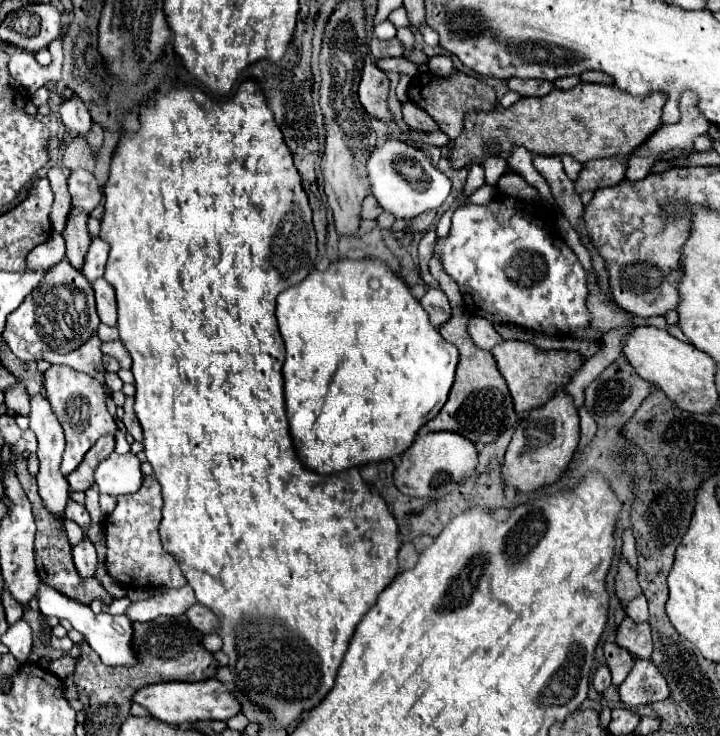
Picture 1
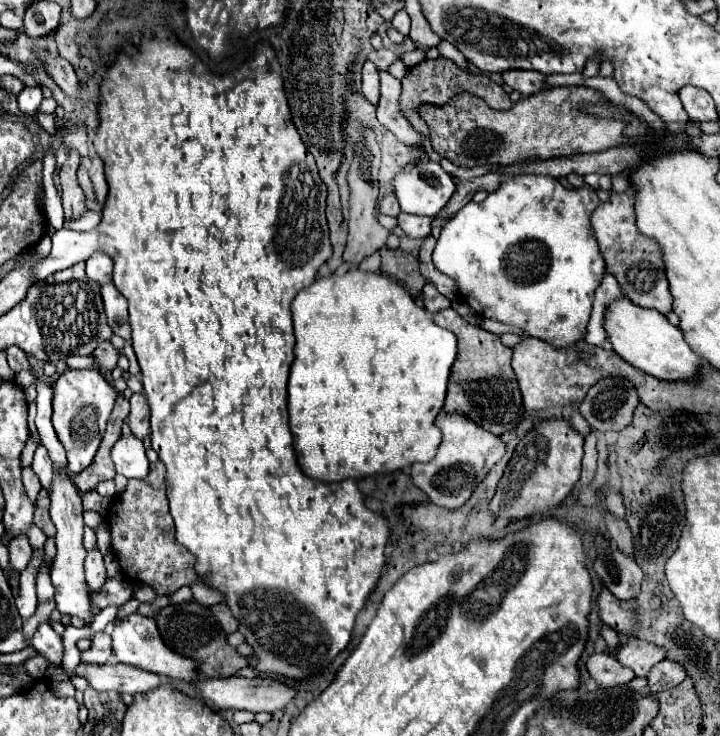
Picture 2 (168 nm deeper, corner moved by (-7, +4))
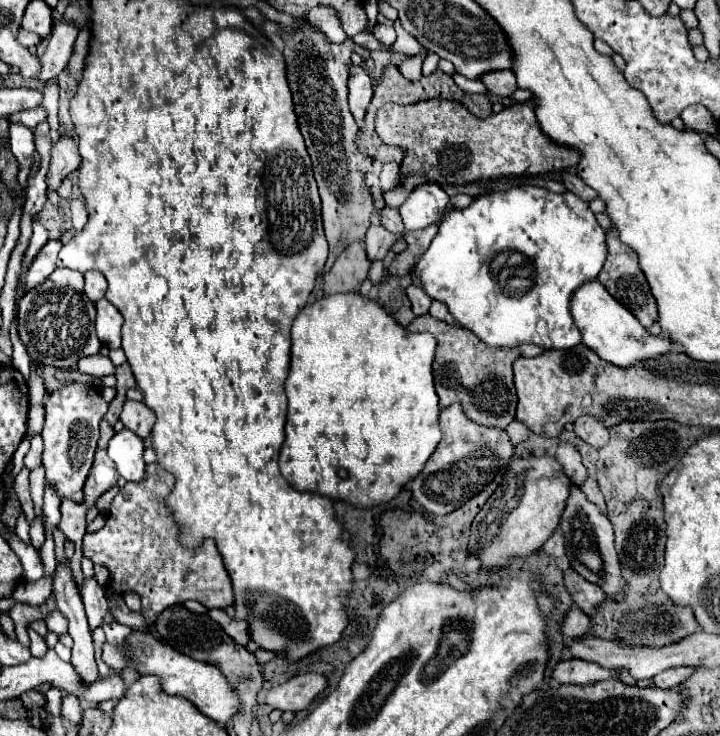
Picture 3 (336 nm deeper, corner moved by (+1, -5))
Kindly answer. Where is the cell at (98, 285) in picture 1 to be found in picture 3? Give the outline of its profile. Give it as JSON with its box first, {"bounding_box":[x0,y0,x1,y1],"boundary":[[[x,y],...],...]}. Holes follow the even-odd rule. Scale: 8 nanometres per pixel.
{"bounding_box":[96,299,124,349],"boundary":[[[100,299],[96,303],[96,333],[98,333],[98,339],[110,349],[120,347],[122,323],[124,323],[124,317],[110,301]]]}

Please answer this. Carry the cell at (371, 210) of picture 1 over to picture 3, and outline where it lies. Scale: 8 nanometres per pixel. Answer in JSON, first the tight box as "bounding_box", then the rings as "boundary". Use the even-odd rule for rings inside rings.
{"bounding_box":[380,207,404,233],"boundary":[[[384,207],[380,221],[382,221],[382,227],[386,227],[390,233],[404,233],[404,225],[402,225],[402,217],[398,209]]]}

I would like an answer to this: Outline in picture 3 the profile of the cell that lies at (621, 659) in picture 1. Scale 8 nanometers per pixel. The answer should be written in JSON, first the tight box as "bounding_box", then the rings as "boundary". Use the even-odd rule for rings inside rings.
{"bounding_box":[562,605,590,637],"boundary":[[[576,605],[570,609],[570,613],[566,613],[564,617],[564,623],[562,623],[562,633],[564,637],[584,637],[584,635],[590,635],[588,633],[590,629],[590,621],[588,621],[588,615],[582,613]]]}

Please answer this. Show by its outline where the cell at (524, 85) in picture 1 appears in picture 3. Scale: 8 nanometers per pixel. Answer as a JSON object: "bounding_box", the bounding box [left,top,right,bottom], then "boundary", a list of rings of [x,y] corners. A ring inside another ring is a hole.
{"bounding_box":[480,69,518,97],"boundary":[[[498,69],[498,71],[484,73],[484,77],[480,77],[480,79],[486,85],[486,89],[498,97],[508,97],[512,91],[518,89],[516,75],[510,69]]]}

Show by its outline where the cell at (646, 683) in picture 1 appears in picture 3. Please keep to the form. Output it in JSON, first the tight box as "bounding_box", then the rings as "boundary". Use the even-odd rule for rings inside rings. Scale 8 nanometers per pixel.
{"bounding_box":[652,667,694,689],"boundary":[[[672,667],[672,669],[666,669],[666,671],[658,673],[656,677],[652,677],[652,681],[660,689],[672,689],[672,687],[682,685],[692,675],[692,671],[694,671],[694,667]]]}

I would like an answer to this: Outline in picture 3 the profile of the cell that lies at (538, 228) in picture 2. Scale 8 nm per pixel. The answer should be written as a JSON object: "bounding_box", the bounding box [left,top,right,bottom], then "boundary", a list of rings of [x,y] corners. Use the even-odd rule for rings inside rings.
{"bounding_box":[416,187,606,349],"boundary":[[[514,187],[510,191],[504,193],[486,193],[473,199],[472,203],[466,209],[450,209],[446,211],[436,237],[432,239],[428,251],[420,257],[420,261],[416,263],[416,275],[422,281],[422,289],[426,291],[426,295],[430,299],[442,301],[450,315],[456,319],[456,323],[464,329],[470,329],[474,335],[478,335],[486,345],[492,347],[516,347],[522,343],[534,343],[534,345],[542,345],[546,349],[570,349],[574,345],[578,345],[582,341],[580,331],[576,329],[572,315],[570,315],[570,297],[574,293],[574,289],[578,285],[582,285],[588,279],[596,279],[602,265],[606,261],[606,233],[604,229],[598,225],[598,221],[594,219],[594,213],[588,209],[588,203],[580,201],[580,197],[576,197],[574,193],[566,191],[566,193],[552,193],[548,189],[540,189],[540,187]]]}

